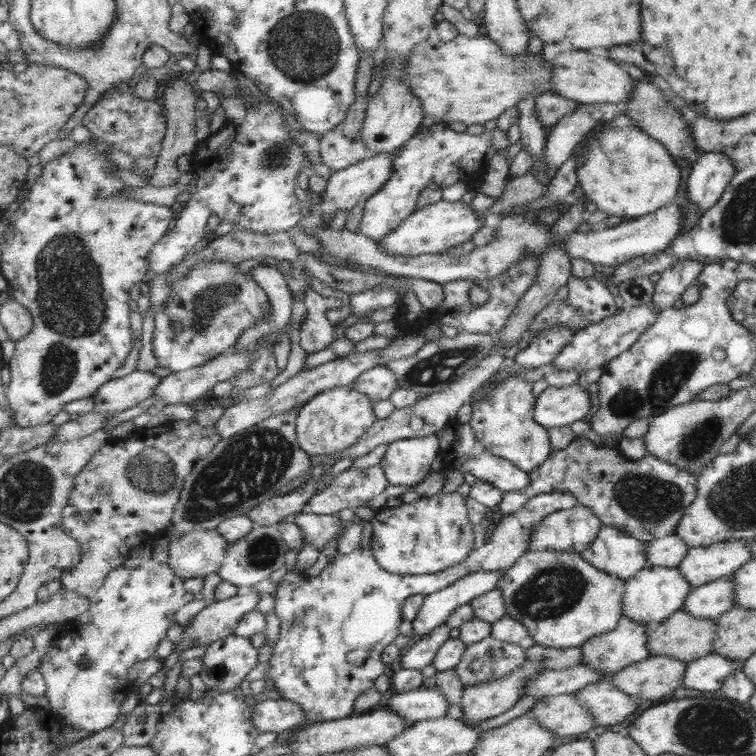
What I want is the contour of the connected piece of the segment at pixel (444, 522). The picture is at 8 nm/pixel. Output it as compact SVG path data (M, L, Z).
M441 492L429 497L421 496L412 503L400 503L397 507L384 505L374 512L371 548L379 565L397 575L423 575L442 572L467 559L475 548L473 525L469 522L467 498L461 492Z

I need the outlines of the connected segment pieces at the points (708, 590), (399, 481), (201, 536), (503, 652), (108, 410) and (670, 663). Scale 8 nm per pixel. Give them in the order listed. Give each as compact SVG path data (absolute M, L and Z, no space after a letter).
M731 576L692 587L689 594L683 598L683 606L679 609L693 617L715 620L719 614L734 606L731 588L735 592L735 581L731 582Z
M439 433L427 437L412 436L409 439L402 439L389 444L380 464L383 465L390 484L411 488L421 484L425 477L429 476L429 472L433 468L433 460L439 456L439 450L441 450Z
M219 529L191 531L171 542L166 564L185 579L204 578L223 569L230 544Z
M491 635L468 645L463 660L455 669L463 685L477 685L509 675L525 665L527 660L527 649L519 643L504 641Z
M135 370L129 375L113 379L103 384L94 395L95 411L110 416L127 408L135 408L138 402L143 402L155 394L163 380L164 372Z
M651 656L613 674L612 680L619 689L631 693L638 700L657 703L679 688L685 674L685 663L675 657Z

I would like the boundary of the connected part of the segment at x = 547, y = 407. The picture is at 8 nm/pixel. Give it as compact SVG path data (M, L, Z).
M577 383L563 388L546 388L538 395L533 415L536 422L550 430L582 421L591 410L593 396Z

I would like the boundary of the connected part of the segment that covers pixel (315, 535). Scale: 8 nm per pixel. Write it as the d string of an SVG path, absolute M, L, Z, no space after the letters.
M306 511L295 516L293 522L303 527L307 539L305 544L313 544L319 551L325 548L325 544L337 540L339 534L345 532L345 528L350 524L340 520L337 515L311 514Z

